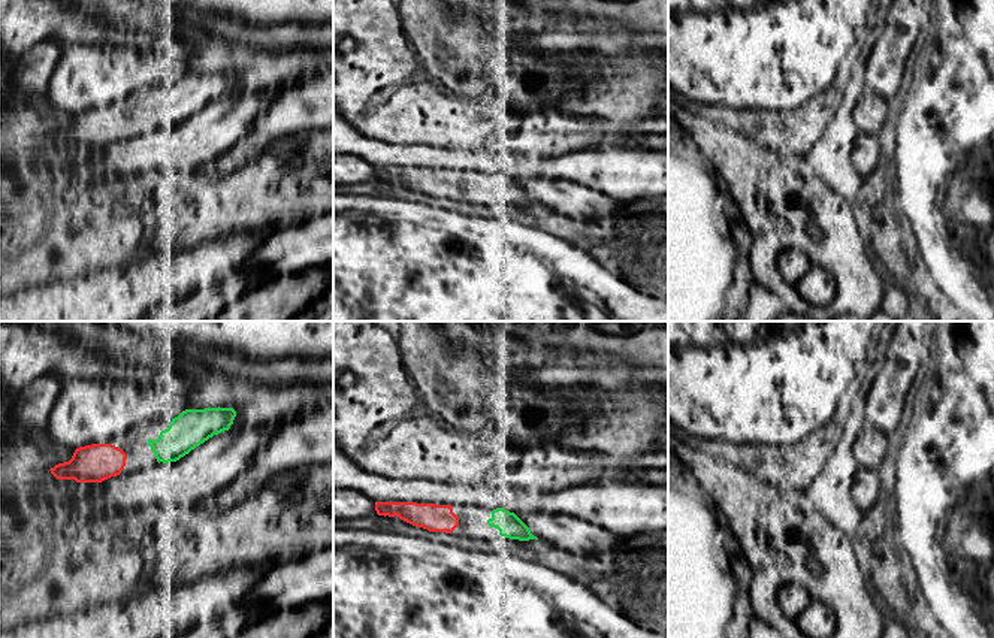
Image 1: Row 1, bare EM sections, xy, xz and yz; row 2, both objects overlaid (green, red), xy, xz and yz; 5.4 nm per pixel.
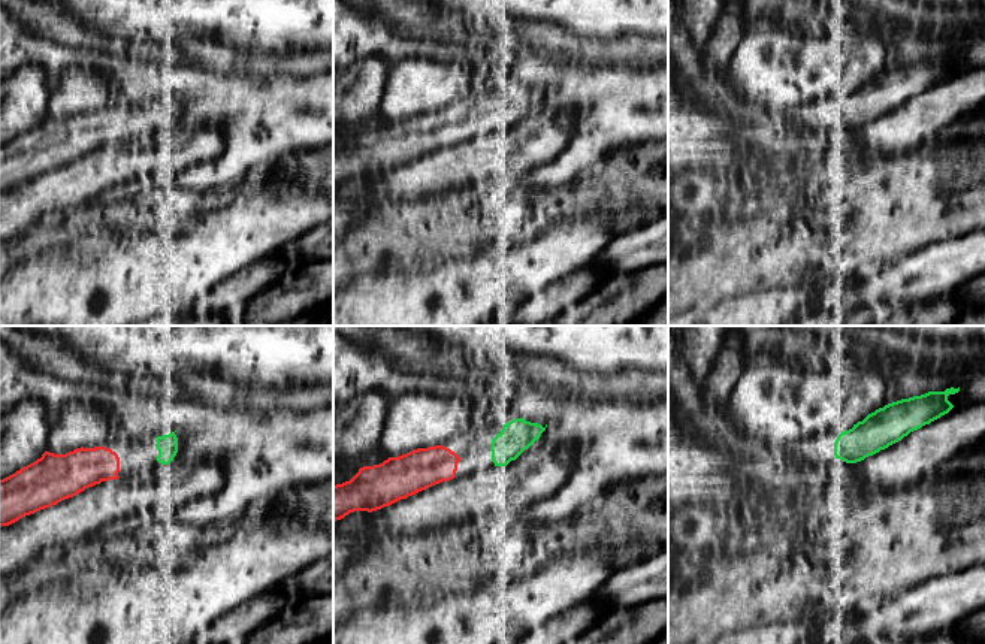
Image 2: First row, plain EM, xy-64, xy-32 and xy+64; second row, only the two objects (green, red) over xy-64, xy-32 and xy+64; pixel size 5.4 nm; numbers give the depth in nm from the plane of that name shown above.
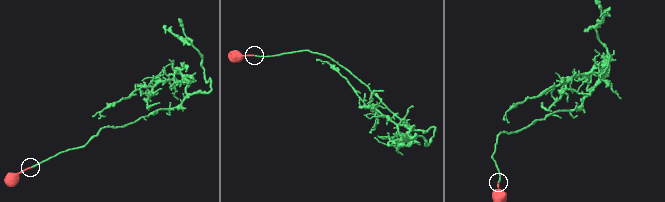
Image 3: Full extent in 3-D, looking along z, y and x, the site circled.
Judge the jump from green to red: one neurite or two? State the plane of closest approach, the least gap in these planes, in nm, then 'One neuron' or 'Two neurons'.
Closest in xy. Distance 130 nm. One neuron

